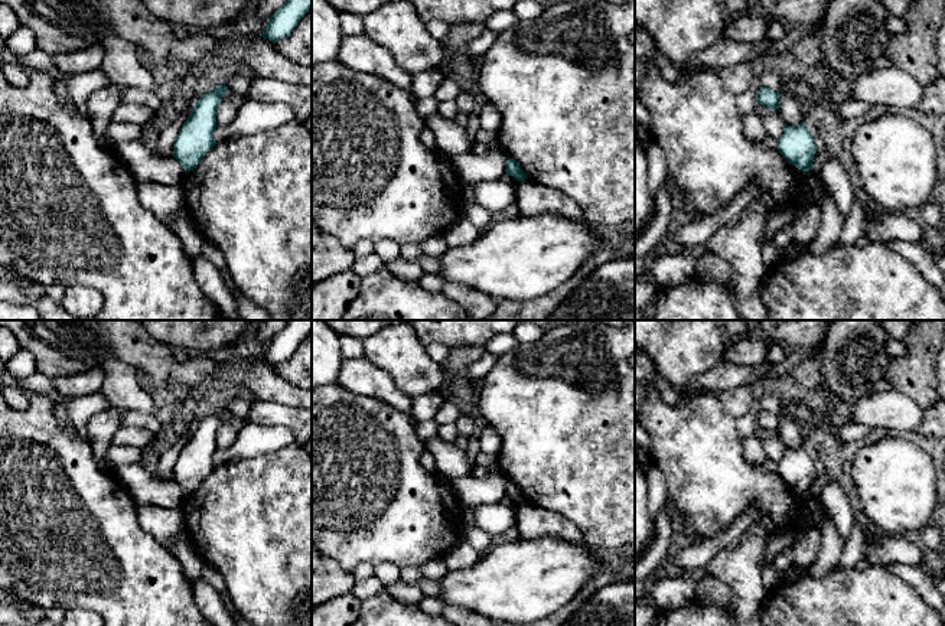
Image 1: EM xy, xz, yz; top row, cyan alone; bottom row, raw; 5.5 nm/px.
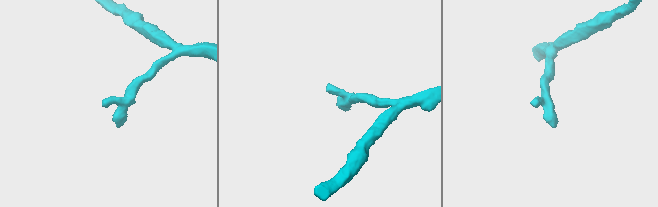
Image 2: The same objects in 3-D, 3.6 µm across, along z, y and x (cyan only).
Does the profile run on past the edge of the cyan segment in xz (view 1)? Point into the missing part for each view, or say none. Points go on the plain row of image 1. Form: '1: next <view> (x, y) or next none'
1: next none

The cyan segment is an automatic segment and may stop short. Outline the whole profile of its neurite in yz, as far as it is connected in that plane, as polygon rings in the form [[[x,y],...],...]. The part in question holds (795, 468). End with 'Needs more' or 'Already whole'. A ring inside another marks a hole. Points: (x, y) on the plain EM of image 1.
[[[805,444],[798,449],[783,449],[783,457],[778,463],[778,475],[789,488],[804,495],[812,493],[817,470]]]. Already whole

